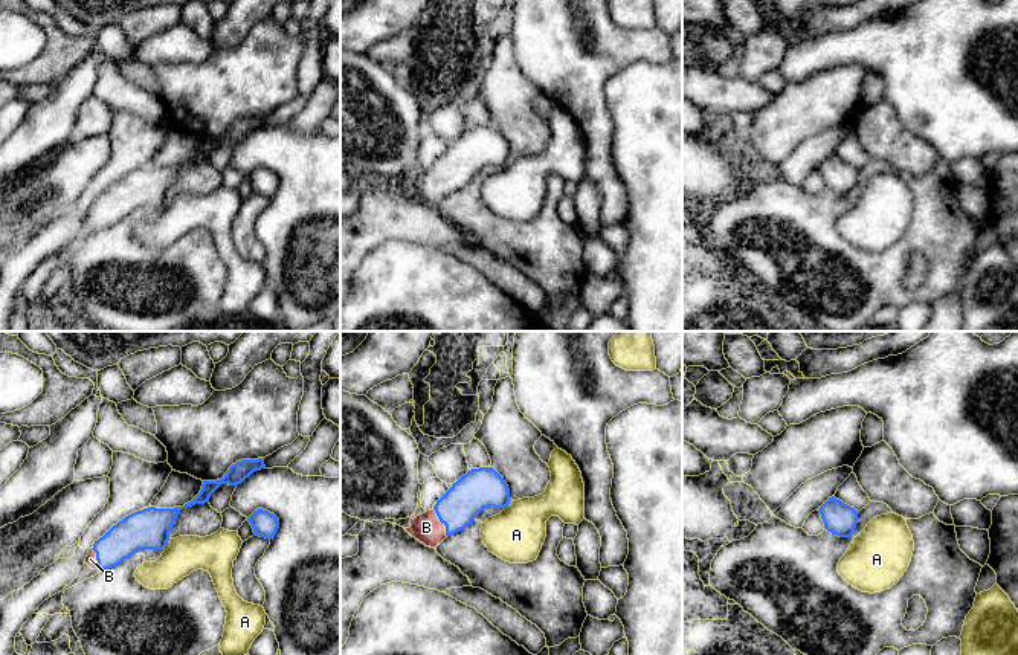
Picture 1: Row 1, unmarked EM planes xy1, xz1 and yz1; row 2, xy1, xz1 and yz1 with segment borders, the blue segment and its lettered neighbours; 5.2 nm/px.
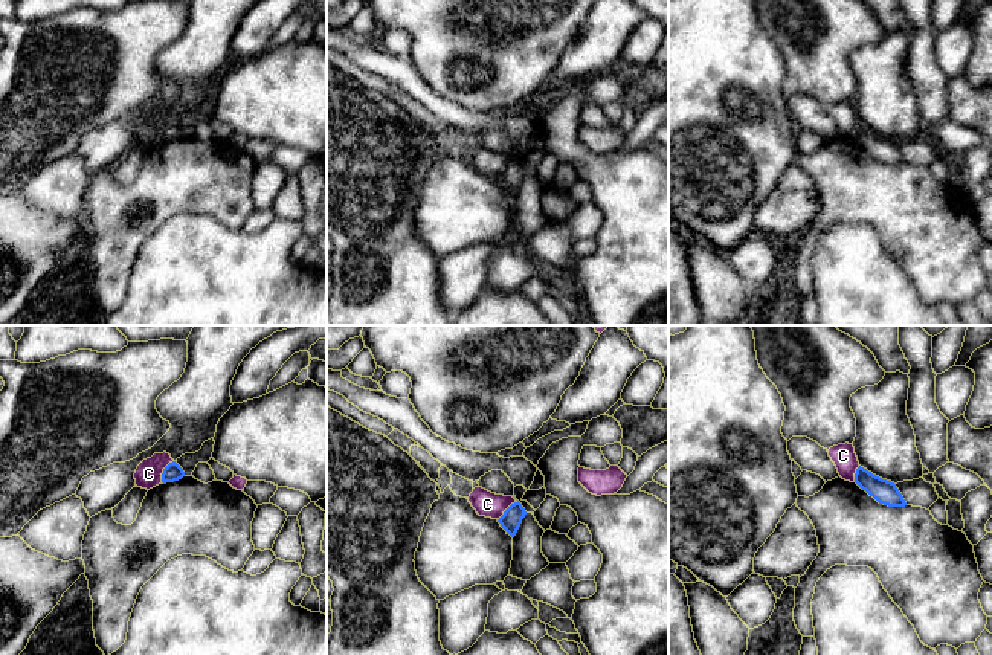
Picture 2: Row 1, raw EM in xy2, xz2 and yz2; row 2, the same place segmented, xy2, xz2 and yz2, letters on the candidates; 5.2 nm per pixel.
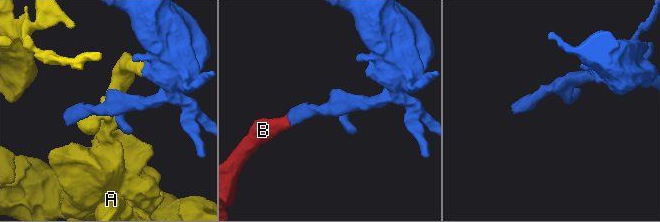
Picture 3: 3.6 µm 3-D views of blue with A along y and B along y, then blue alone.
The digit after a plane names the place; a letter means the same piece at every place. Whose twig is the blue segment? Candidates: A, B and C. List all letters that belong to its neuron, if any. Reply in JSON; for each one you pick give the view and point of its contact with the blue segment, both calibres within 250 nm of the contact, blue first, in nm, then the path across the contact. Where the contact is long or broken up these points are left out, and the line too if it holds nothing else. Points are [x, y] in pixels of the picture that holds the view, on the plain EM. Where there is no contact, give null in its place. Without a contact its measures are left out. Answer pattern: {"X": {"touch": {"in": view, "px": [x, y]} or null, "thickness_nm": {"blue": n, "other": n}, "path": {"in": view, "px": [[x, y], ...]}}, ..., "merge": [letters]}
{"B": {"touch": {"in": "xz1", "px": [441, 180]}, "thickness_nm": {"blue": 220, "other": 150}, "path": {"in": "xz1", "px": [[476, 148], [441, 180], [426, 185]]}}, "merge": ["B"]}

